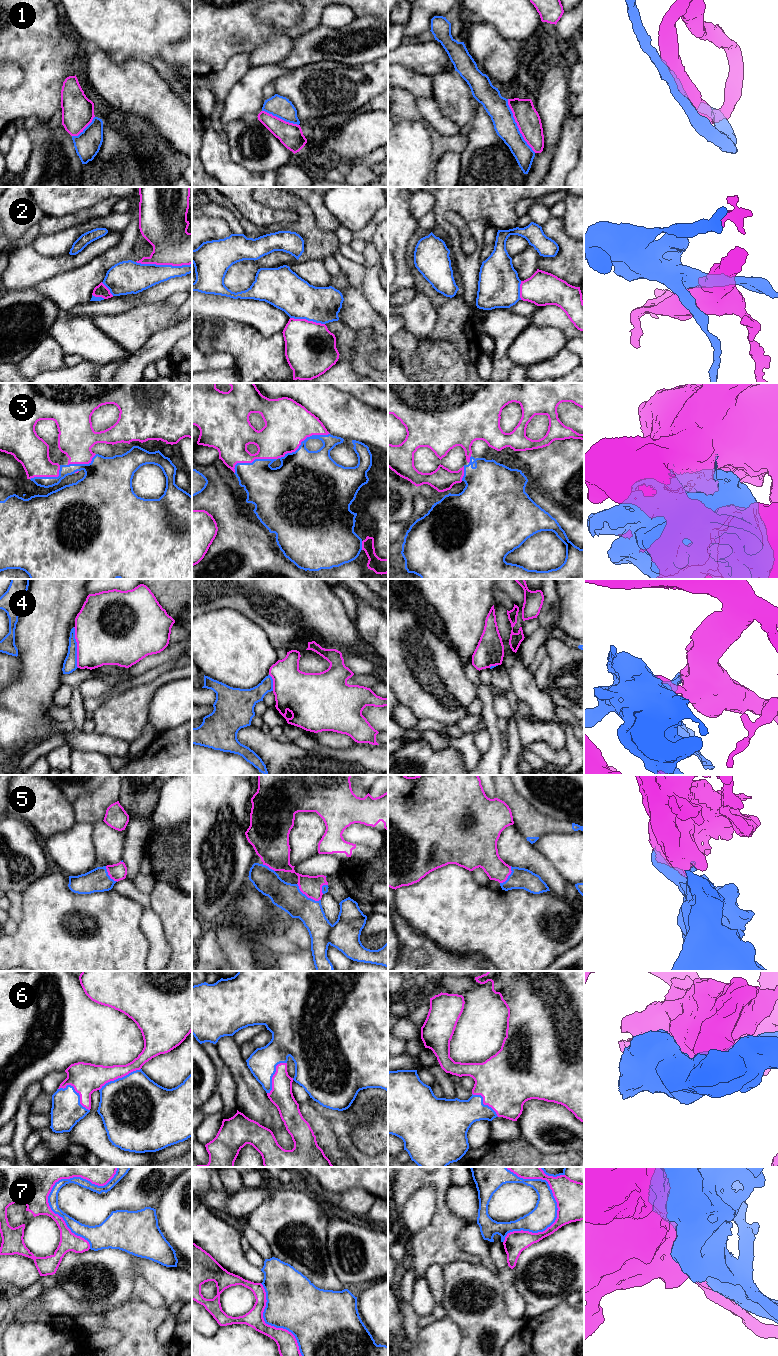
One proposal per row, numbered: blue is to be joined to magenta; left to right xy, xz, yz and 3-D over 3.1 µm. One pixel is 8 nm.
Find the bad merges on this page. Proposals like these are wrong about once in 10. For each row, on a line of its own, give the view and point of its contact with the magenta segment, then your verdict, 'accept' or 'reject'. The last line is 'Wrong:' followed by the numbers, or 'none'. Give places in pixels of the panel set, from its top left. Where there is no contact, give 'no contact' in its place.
1: meets magenta in yz at (517, 125); accept
2: meets magenta in xy at (164, 264); reject
3: meets magenta in xz at (279, 457); accept
4: meets magenta in xy at (77, 647); reject
5: meets magenta in xz at (307, 896); accept
6: meets magenta in xy at (76, 1091); accept
7: meets magenta in xy at (53, 1185); accept
Wrong: 2, 4

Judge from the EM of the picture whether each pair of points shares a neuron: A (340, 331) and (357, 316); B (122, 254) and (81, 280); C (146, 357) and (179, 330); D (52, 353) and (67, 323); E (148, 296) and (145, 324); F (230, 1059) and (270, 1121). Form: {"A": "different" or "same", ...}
{"A": "different", "B": "same", "C": "same", "D": "different", "E": "different", "F": "same"}

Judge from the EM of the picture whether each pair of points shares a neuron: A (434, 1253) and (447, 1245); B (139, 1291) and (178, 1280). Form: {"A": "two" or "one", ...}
{"A": "one", "B": "two"}

